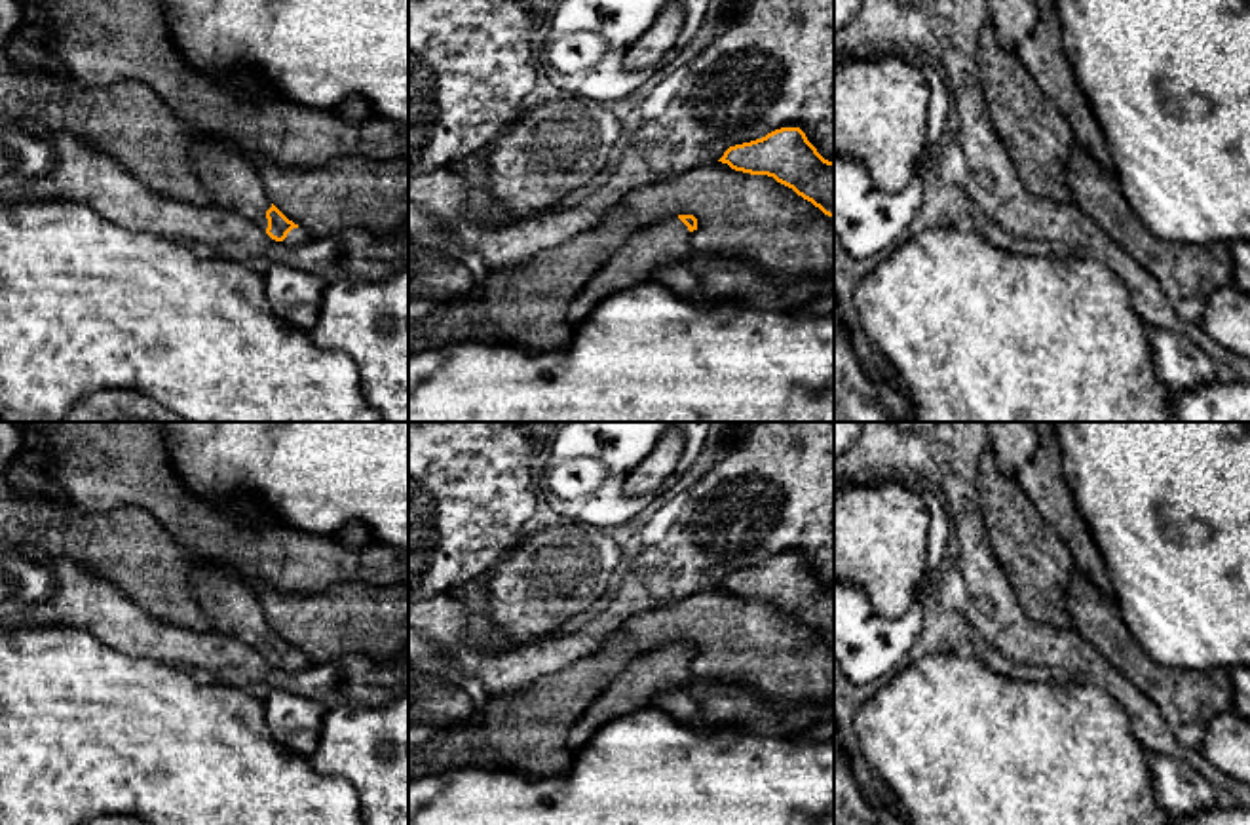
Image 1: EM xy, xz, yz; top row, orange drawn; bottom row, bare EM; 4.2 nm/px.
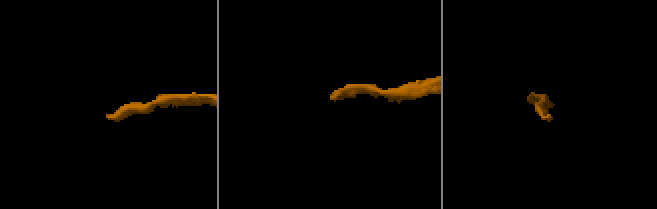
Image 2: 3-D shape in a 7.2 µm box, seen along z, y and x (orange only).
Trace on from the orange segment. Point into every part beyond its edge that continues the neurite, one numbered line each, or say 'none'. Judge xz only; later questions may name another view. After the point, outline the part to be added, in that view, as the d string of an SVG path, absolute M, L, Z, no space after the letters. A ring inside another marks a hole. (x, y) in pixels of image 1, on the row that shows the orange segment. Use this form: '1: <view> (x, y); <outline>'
1: xz (665, 242); M663 219L621 243L614 257L576 293L568 306L572 329L606 297L653 281L653 272L693 255L691 232L678 219Z

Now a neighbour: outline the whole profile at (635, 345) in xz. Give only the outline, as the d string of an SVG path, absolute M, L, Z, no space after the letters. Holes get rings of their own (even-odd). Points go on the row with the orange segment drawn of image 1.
M644 281L602 298L564 350L452 342L408 354L408 422L834 422L834 316L697 304Z

